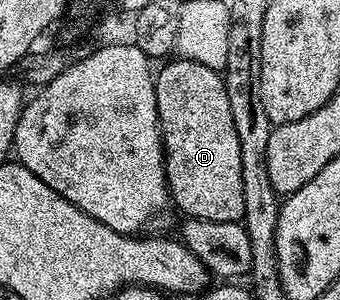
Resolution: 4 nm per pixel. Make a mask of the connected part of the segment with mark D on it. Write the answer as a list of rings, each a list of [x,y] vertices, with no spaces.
[[[170,58],[163,64],[166,65],[162,69],[157,69],[154,89],[158,107],[158,125],[162,128],[162,150],[166,153],[166,186],[170,190],[173,207],[178,207],[186,218],[206,219],[208,222],[239,222],[244,214],[244,174],[240,174],[240,138],[236,138],[236,122],[232,122],[232,106],[228,106],[228,90],[223,73],[208,66],[200,66],[200,62],[181,58]]]

